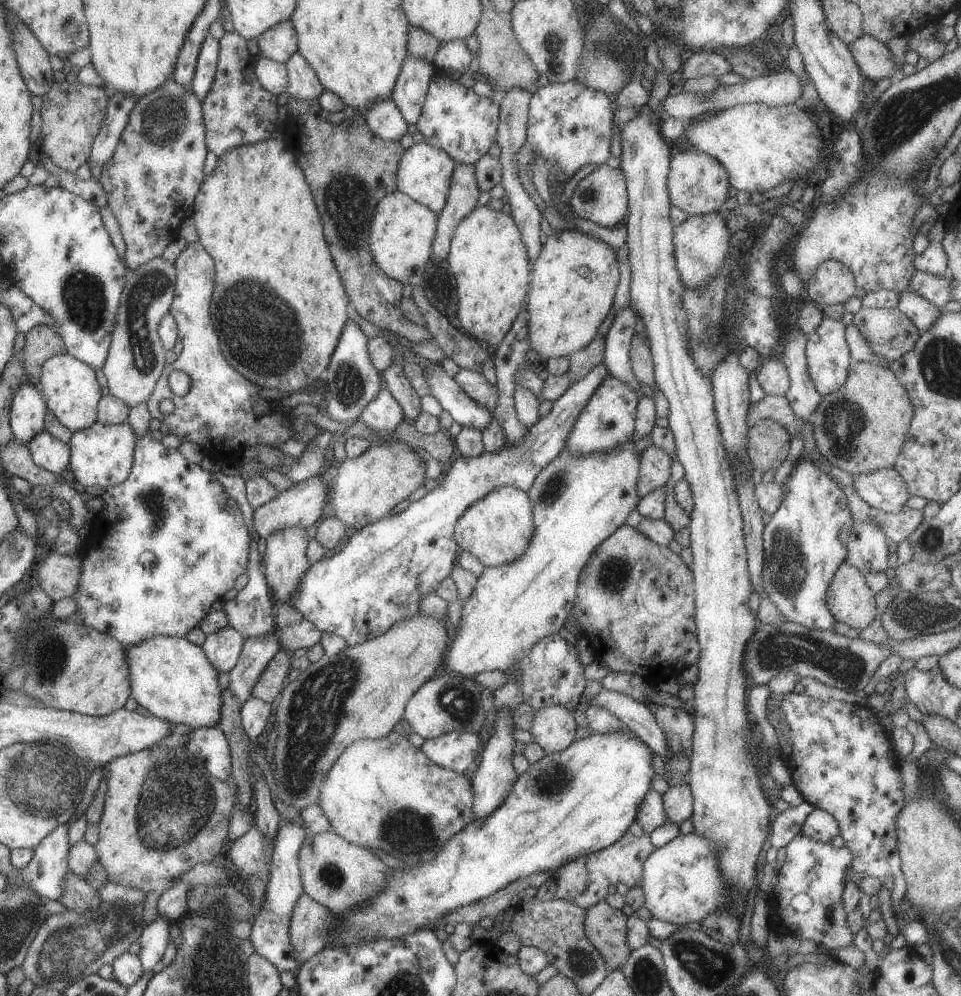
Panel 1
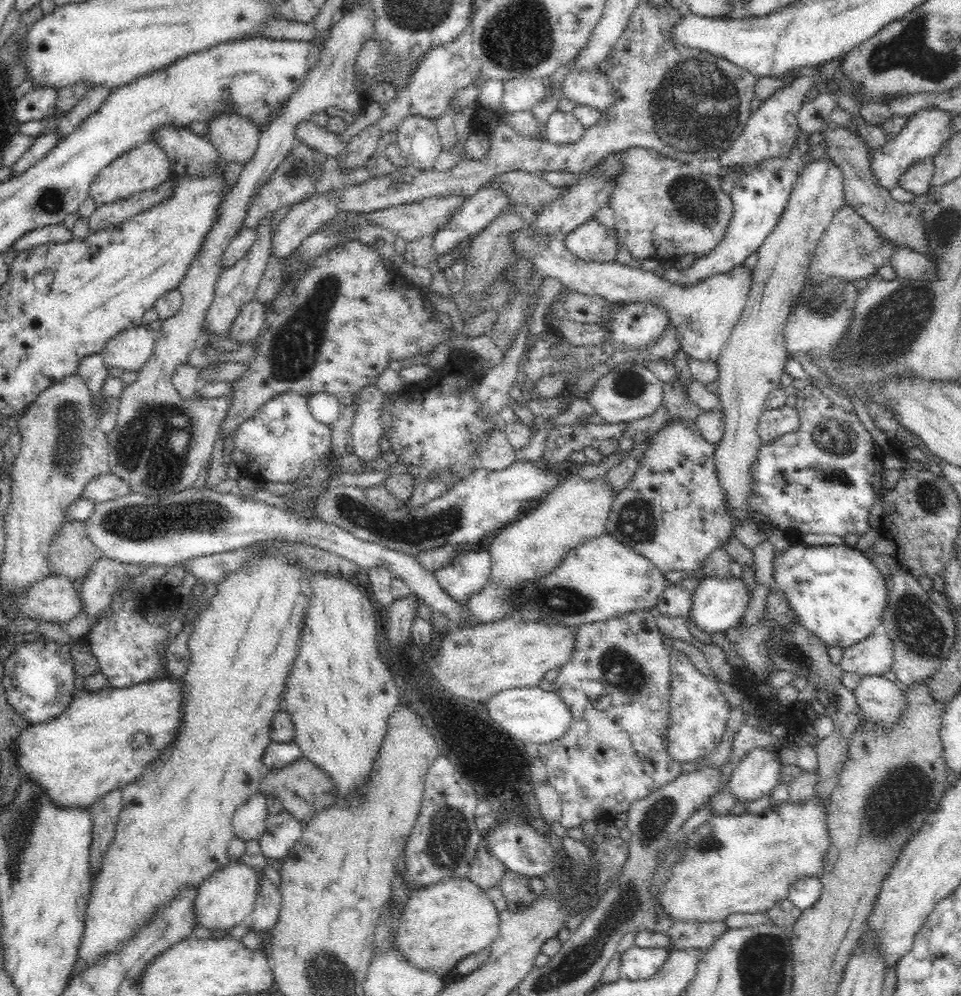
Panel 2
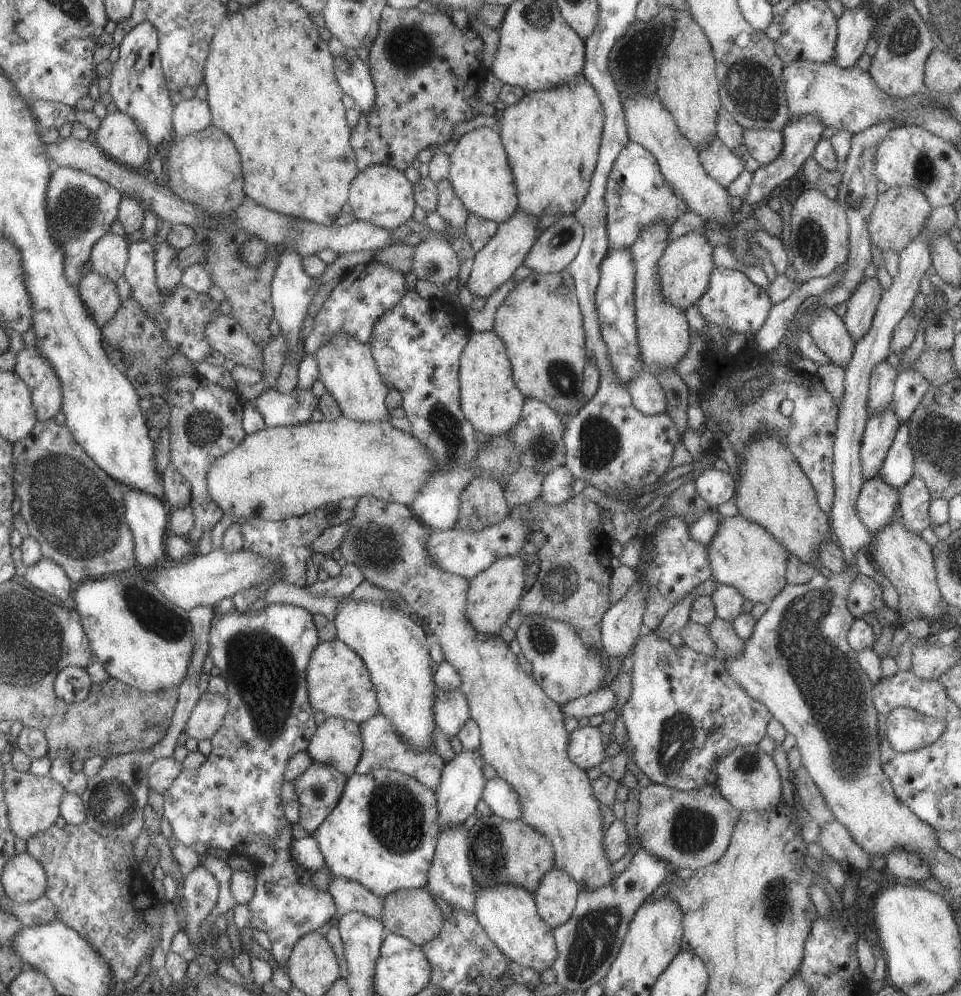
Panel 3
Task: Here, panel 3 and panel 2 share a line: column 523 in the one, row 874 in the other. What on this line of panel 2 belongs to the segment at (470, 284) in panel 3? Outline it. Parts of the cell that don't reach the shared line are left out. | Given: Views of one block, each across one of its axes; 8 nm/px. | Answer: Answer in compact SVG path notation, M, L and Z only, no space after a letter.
M231 862L228 866L216 870L197 886L194 897L193 910L195 910L195 930L234 930L235 926L249 920L256 900L256 889L262 871L241 863Z

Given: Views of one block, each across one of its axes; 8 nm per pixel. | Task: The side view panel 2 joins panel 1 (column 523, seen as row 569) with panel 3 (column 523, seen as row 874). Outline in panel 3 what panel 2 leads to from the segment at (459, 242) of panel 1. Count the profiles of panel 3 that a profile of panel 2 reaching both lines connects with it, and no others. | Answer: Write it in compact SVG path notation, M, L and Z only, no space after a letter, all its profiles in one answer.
M582 73L562 85L525 93L519 102L506 106L498 113L496 127L513 173L518 208L536 216L537 220L554 214L575 215L590 185L603 125L604 112L600 98Z

